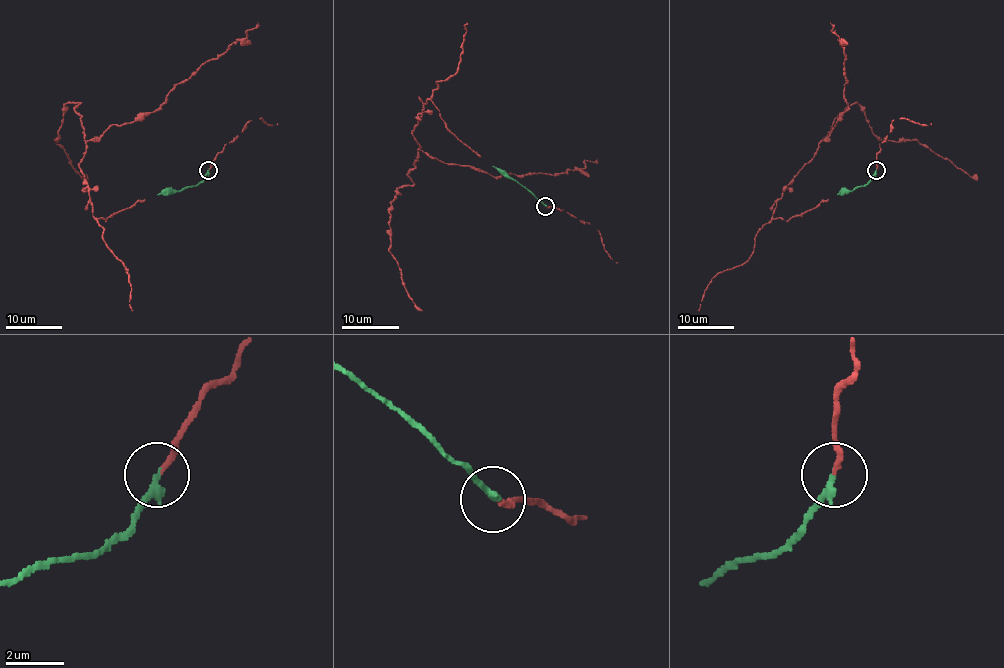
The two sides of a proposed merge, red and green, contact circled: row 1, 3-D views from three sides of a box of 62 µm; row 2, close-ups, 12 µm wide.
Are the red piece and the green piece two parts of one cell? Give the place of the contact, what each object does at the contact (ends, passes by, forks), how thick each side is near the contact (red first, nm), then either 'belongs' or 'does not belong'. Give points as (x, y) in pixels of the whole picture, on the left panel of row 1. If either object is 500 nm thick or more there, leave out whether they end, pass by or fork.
at (208, 170); red ends there; green ends there; 170 nm thick on the red side, 240 nm on the other; belongs

